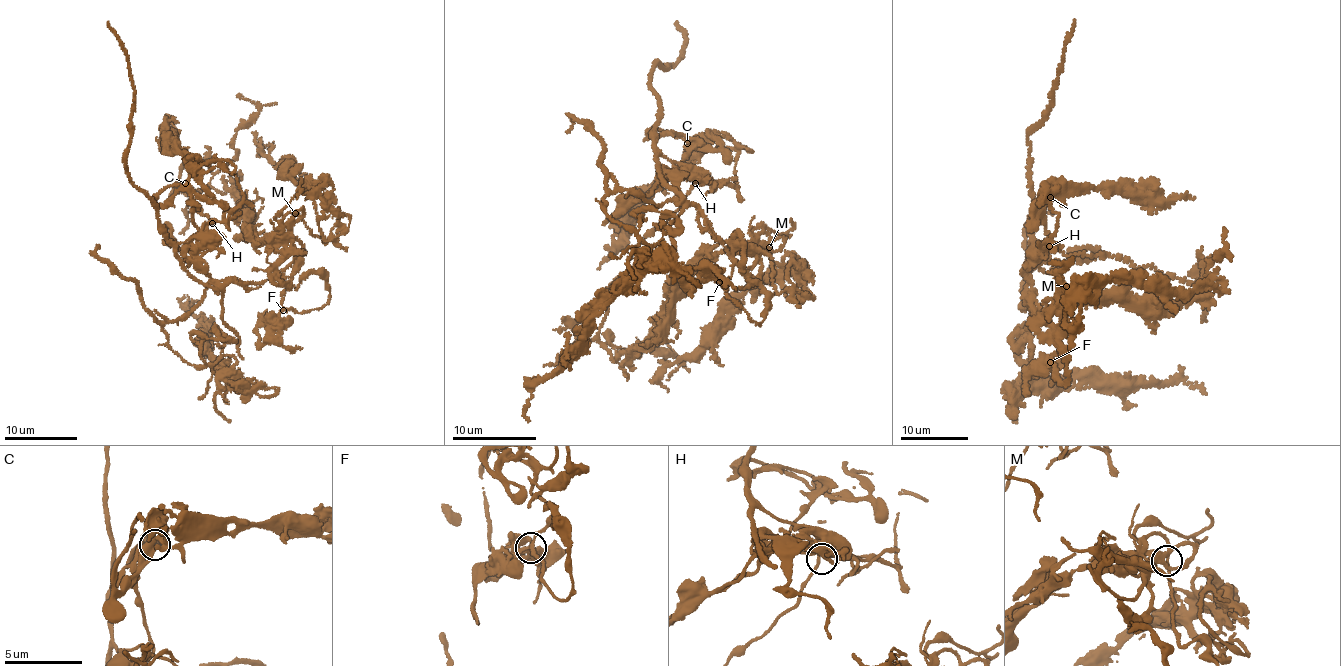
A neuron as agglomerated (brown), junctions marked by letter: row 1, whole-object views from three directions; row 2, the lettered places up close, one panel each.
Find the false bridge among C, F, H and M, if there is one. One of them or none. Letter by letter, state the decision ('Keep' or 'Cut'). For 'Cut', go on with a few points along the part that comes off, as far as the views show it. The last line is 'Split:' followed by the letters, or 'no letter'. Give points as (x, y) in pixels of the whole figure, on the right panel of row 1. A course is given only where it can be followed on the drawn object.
C: Keep
F: Keep
H: Keep
M: Keep
Split: no letter

